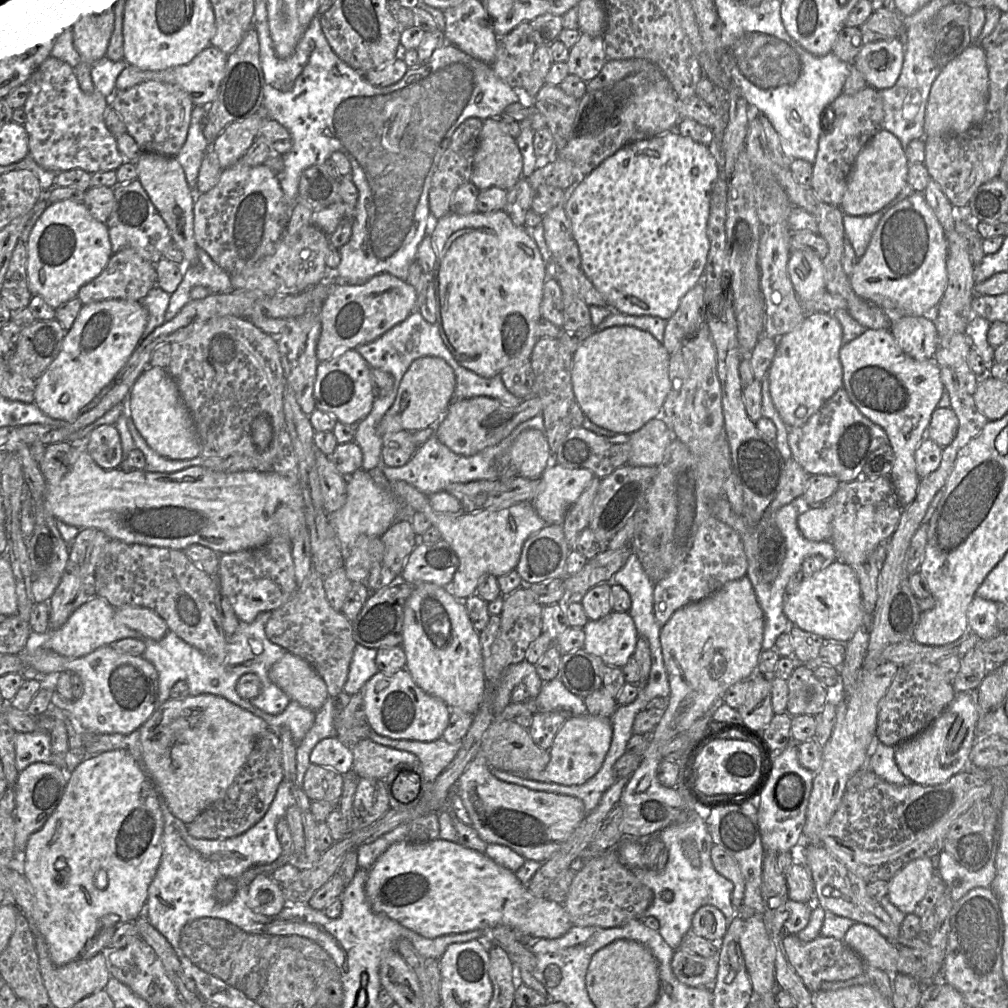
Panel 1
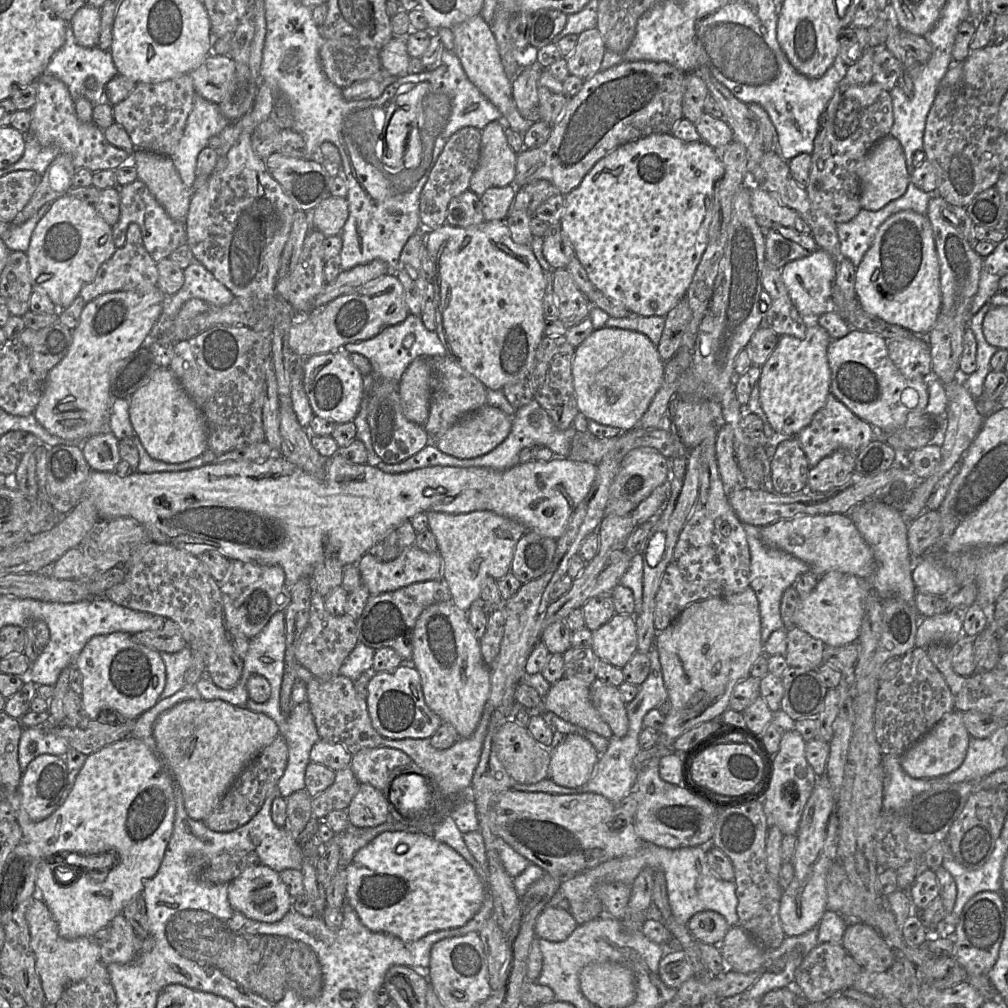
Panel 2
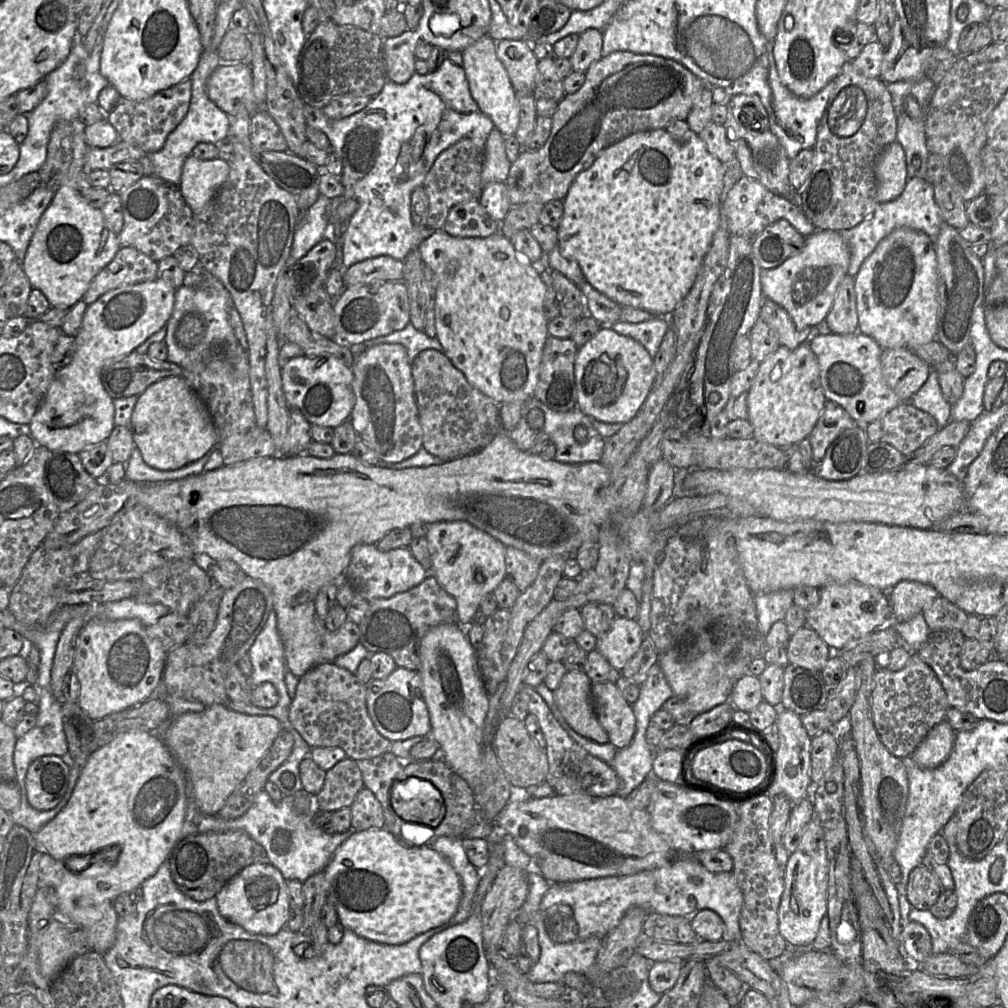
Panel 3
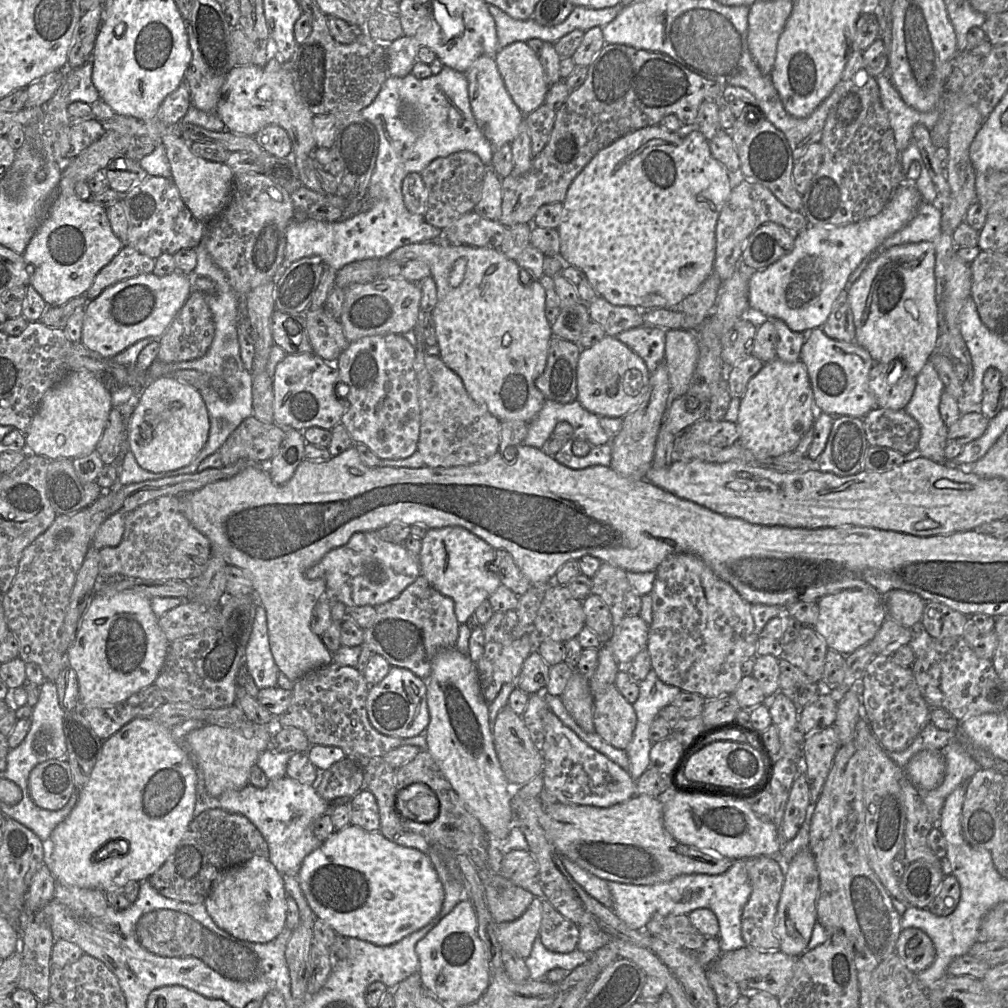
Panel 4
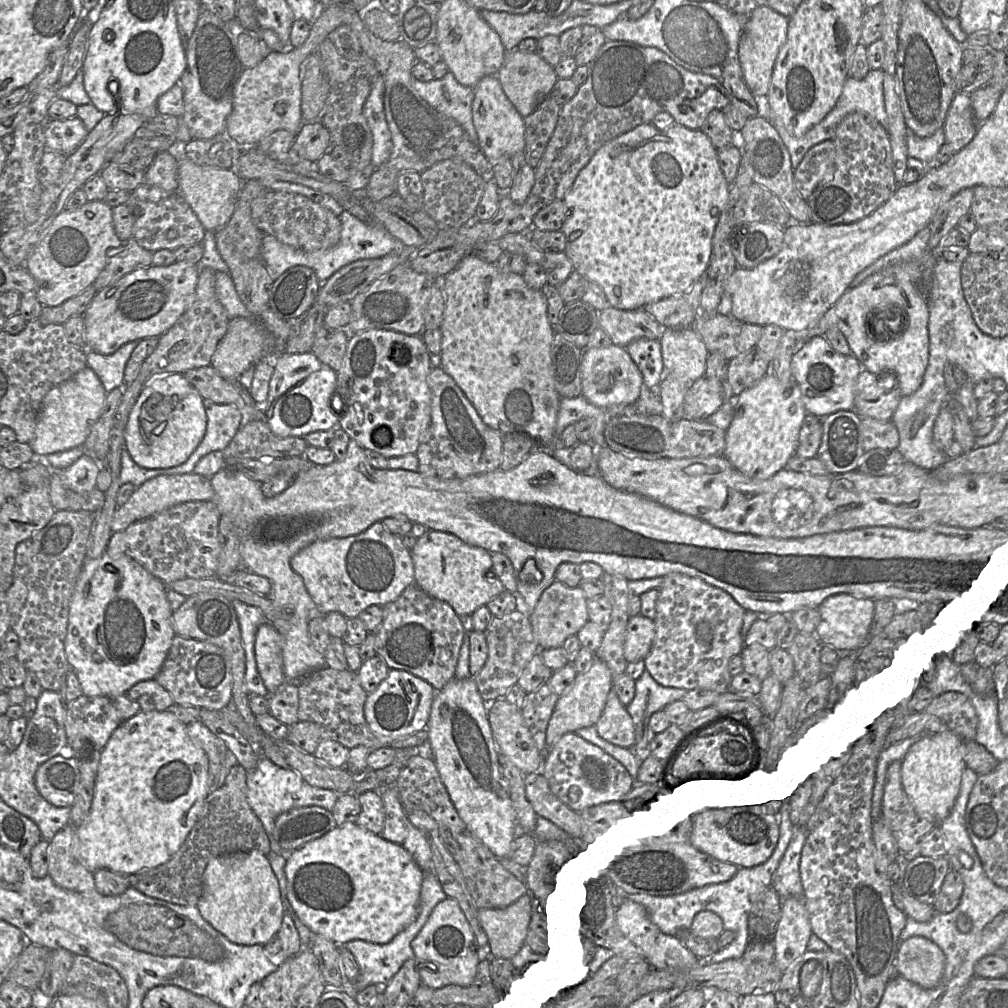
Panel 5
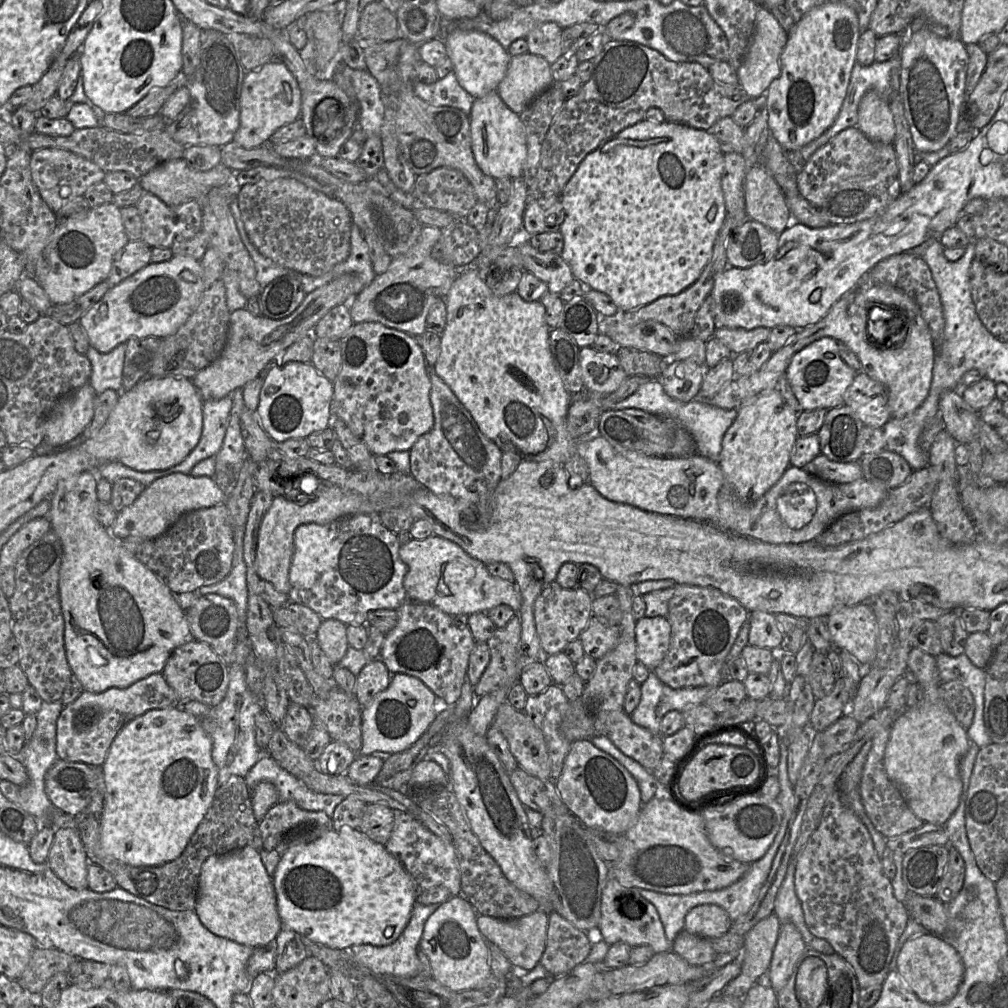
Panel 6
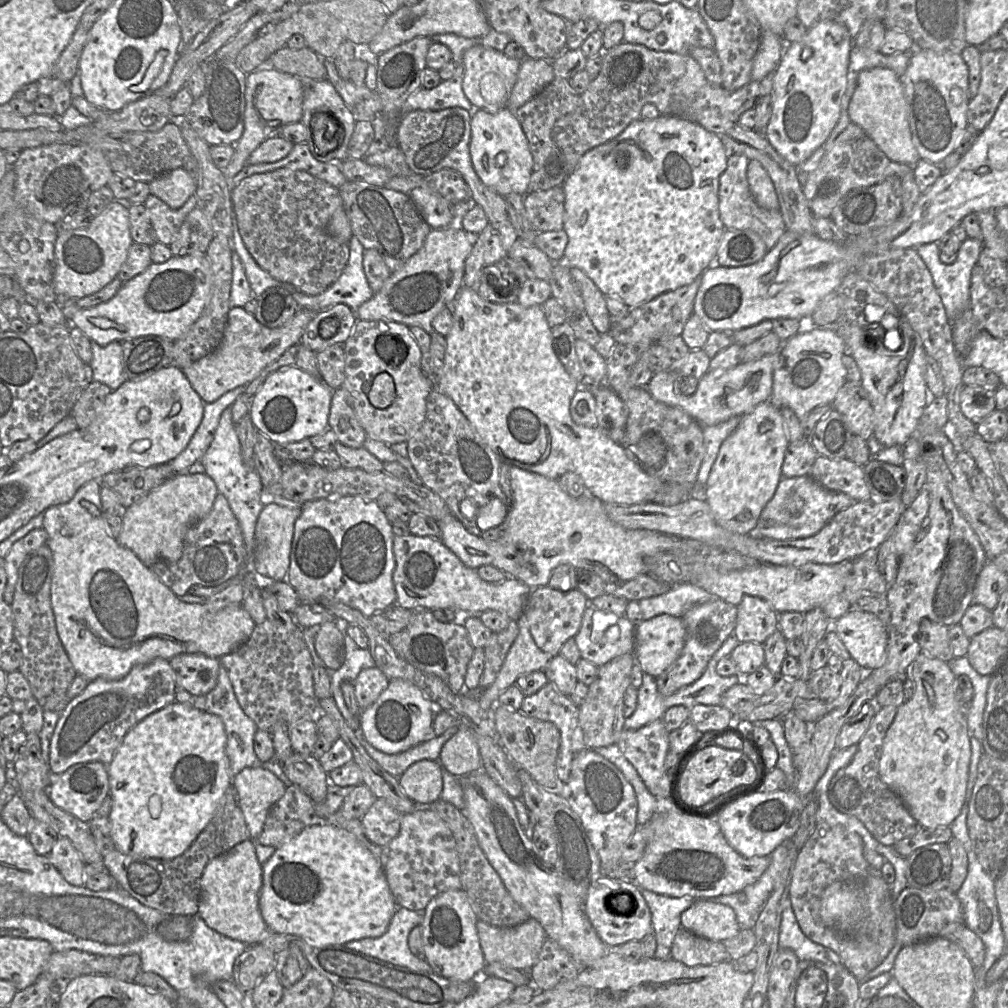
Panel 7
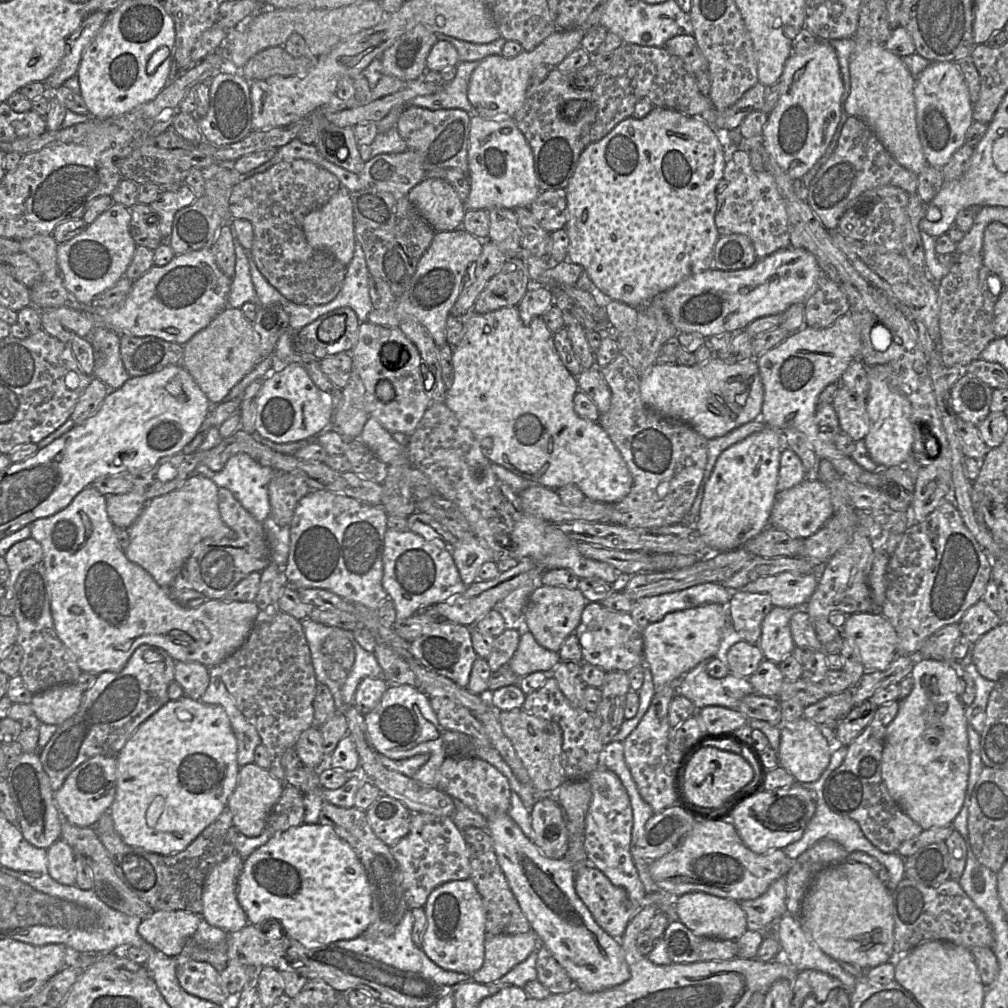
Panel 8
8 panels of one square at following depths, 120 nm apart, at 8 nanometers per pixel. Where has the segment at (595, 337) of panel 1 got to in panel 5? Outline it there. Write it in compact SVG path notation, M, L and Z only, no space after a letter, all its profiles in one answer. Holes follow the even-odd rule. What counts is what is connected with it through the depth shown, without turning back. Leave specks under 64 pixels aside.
M610 344L606 347L585 348L581 357L582 395L592 404L606 409L614 405L628 405L637 401L643 376L625 347Z

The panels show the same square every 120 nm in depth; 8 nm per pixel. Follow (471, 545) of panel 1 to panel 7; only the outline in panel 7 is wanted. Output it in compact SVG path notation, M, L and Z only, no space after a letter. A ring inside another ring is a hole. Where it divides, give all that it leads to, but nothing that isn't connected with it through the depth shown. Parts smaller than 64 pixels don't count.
M411 533L406 536L395 535L393 554L396 605L408 610L452 609L460 615L479 615L486 610L495 610L505 613L510 620L522 621L532 589L512 577L498 583L484 581L476 569L465 566L440 538Z

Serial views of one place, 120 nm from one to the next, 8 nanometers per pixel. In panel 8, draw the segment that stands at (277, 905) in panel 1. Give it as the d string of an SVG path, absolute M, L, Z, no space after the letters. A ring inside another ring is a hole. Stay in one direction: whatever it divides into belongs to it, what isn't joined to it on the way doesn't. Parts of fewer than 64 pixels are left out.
M237 853L232 854L211 869L204 883L201 917L228 933L249 924L237 899L237 880L244 860Z

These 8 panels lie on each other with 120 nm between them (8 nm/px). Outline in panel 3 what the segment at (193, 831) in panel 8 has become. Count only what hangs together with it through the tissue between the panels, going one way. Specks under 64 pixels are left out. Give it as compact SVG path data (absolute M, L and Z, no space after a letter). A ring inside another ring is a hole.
M135 729L135 730L130 730L130 731L127 731L127 732L125 732L125 733L122 733L122 734L119 734L119 735L118 735L118 736L117 736L117 737L116 737L116 738L114 738L114 739L113 739L113 740L112 740L112 741L111 741L111 742L109 742L109 743L108 743L108 744L106 744L106 745L104 745L104 746L102 746L102 747L100 747L100 748L99 748L99 749L97 749L97 750L96 750L96 751L94 751L94 752L93 752L93 753L91 753L91 754L90 754L90 756L89 756L89 757L88 757L88 759L87 759L87 762L86 762L86 764L85 764L85 765L84 765L84 766L83 766L83 767L82 767L82 768L81 768L81 771L80 771L80 775L79 775L79 778L78 778L78 781L77 781L77 784L76 784L76 786L75 786L75 788L74 788L74 791L73 791L73 794L72 794L72 796L71 796L71 798L70 798L70 800L69 800L69 801L68 801L68 803L67 803L67 804L66 804L66 806L65 806L65 807L64 807L64 808L63 808L63 809L62 809L62 810L61 810L61 811L60 811L60 812L59 812L59 813L58 813L58 814L57 814L57 815L56 815L56 817L54 817L54 818L53 818L53 819L52 819L52 820L51 820L51 821L49 821L49 822L48 822L48 823L47 823L47 824L46 824L46 825L44 825L44 826L43 826L43 827L42 827L42 828L41 828L41 829L40 829L40 830L39 830L39 831L38 831L38 832L37 832L37 833L34 833L34 838L35 838L35 840L36 840L36 842L37 842L37 843L38 843L38 844L39 844L39 846L40 846L40 847L41 847L41 848L42 848L42 849L44 849L44 850L45 850L45 852L46 852L46 853L48 853L48 854L49 854L49 855L50 855L50 856L51 856L51 857L52 857L52 858L50 858L50 856L48 856L48 855L44 855L44 856L43 856L43 858L42 858L42 859L41 859L41 861L40 861L40 879L39 879L39 887L40 887L40 886L48 886L48 887L51 887L51 888L53 888L53 889L54 889L54 891L55 891L55 894L56 894L56 908L57 908L57 910L56 910L56 911L57 911L57 912L60 912L60 913L61 913L61 914L62 914L62 915L64 915L64 916L66 916L66 917L68 917L68 918L69 918L69 919L70 919L70 921L71 921L71 924L73 924L73 925L75 925L75 926L76 926L76 927L89 927L89 926L90 926L90 925L92 925L92 924L93 924L93 923L94 923L94 906L95 906L95 905L99 905L99 904L101 904L101 903L103 903L103 902L105 902L105 901L113 901L113 900L114 900L114 899L115 899L115 898L116 898L116 897L117 897L117 896L118 896L118 895L120 895L120 894L122 894L122 893L124 893L124 892L128 892L128 891L131 891L131 890L133 890L133 889L136 889L136 888L138 888L138 887L141 887L141 885L142 885L142 883L143 883L143 882L144 882L144 881L145 881L145 880L147 880L147 879L148 879L148 878L150 878L150 877L152 877L152 876L153 876L153 875L155 875L155 874L156 874L156 872L157 872L157 871L158 871L158 869L159 869L159 867L160 867L160 866L161 866L161 865L162 865L162 863L163 863L163 862L164 862L164 861L165 861L165 860L168 860L168 859L169 859L169 855L170 855L170 853L171 853L171 851L172 851L172 849L173 849L173 848L174 848L174 846L175 846L175 844L176 844L176 843L177 843L177 841L178 841L178 840L179 840L179 839L180 839L180 835L181 835L181 830L182 830L182 827L183 827L183 823L184 823L184 818L185 818L185 784L184 784L184 777L183 777L183 774L182 774L182 771L181 771L181 769L180 769L180 767L179 767L179 766L178 766L178 765L177 765L177 763L176 763L176 762L175 762L175 760L174 760L174 758L173 758L173 756L172 756L172 755L171 755L171 753L170 753L170 751L169 751L169 750L168 750L168 748L167 748L167 747L166 747L166 746L165 746L165 744L164 744L164 743L163 743L163 742L161 742L161 741L160 741L160 740L159 740L159 739L158 739L158 738L156 738L156 737L155 737L155 736L154 736L154 735L152 735L152 734L151 734L151 733L150 733L150 732L149 732L149 731L145 731L145 730L136 730L136 729ZM106 846L107 846L107 848L109 848L109 847L111 847L111 846L112 846L112 847L111 847L111 848L110 848L110 849L108 849L108 850L102 850L102 851L101 851L101 853L104 853L104 852L106 852L106 853L112 853L112 851L114 851L114 850L118 850L118 851L121 851L121 853L119 853L119 854L118 854L118 855L117 855L117 856L115 856L115 855L112 855L112 856L101 856L101 857L100 857L100 858L99 858L99 860L98 860L98 861L96 861L96 862L91 862L91 863L90 863L90 864L88 864L88 865L87 865L87 863L85 863L85 861L87 861L87 860L88 860L88 859L90 859L90 857L93 857L93 855L99 855L99 854L97 854L97 853L98 853L98 852L100 852L100 850L101 850L101 849L103 849L103 848L104 848L104 847L106 847ZM74 856L79 856L79 857L81 857L81 858L84 858L84 859L85 859L85 861L83 861L83 862L82 862L82 863L79 863L79 866L78 866L78 868L77 868L77 870L76 870L76 871L74 871L74 870L72 870L72 869L70 869L70 868L69 868L69 867L68 867L68 865L67 865L67 860L68 860L68 859L70 859L70 858L71 858L71 857L74 857Z

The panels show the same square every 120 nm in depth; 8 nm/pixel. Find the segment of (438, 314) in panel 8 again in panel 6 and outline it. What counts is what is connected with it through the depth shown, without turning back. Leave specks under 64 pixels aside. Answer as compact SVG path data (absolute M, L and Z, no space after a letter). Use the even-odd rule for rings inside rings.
M424 226L414 246L405 254L392 259L385 273L377 275L370 285L348 302L355 324L379 322L411 336L422 335L427 330L426 319L432 305L439 299L445 299L459 274L456 268L432 257L432 249L440 236L441 229Z

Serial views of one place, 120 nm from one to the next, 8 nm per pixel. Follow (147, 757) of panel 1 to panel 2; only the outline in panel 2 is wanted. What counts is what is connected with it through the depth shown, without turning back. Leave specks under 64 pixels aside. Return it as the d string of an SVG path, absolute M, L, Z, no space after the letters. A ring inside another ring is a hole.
M186 700L180 702L173 706L172 708L161 713L156 719L153 730L152 730L153 738L156 744L156 750L158 752L158 757L161 759L163 764L169 769L171 773L172 787L173 780L176 780L181 786L184 806L186 813L191 819L204 821L218 806L221 799L233 785L235 780L241 774L241 772L245 769L245 767L258 755L261 751L270 745L273 740L279 734L279 727L270 717L266 716L262 713L252 712L251 710L245 707L234 706L230 703L227 703L223 700Z

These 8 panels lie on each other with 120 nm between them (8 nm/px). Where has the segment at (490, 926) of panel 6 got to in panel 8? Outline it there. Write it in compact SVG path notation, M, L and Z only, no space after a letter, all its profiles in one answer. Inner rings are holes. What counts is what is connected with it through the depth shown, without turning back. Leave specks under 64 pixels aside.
M533 930L521 934L486 937L484 962L481 968L472 974L472 981L477 983L498 981L524 961L539 945L539 938Z

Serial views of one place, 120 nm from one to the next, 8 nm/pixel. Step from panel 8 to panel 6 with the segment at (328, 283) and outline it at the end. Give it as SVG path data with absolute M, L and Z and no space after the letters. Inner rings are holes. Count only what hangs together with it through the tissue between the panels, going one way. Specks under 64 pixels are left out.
M292 177L246 184L239 188L237 203L250 242L260 254L282 267L318 277L349 256L353 223L348 209L338 199L309 188Z

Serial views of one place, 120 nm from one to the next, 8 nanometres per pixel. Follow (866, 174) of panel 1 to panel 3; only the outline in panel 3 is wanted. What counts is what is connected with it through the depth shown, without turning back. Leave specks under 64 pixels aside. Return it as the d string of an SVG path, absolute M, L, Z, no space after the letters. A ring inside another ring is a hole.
M894 141L878 156L874 172L876 177L876 200L879 204L898 198L907 183L905 153L902 146Z

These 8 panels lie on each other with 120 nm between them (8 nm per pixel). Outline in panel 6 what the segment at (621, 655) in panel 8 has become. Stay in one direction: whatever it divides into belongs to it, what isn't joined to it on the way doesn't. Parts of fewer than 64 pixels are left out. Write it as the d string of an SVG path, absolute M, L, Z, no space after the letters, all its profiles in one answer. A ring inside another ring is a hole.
M592 615L587 627L580 634L584 654L599 660L612 650L620 636L619 625L603 624L605 621Z

